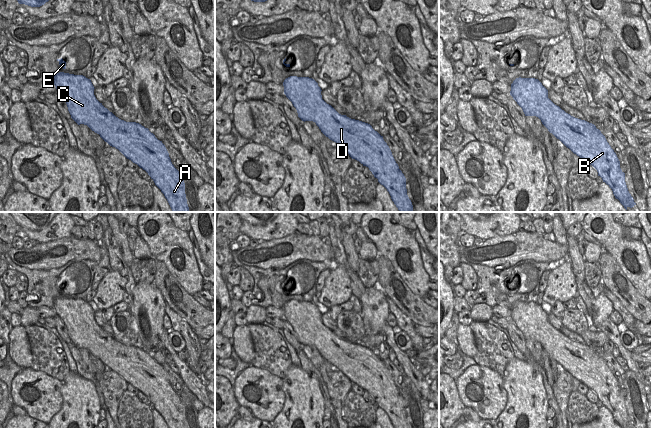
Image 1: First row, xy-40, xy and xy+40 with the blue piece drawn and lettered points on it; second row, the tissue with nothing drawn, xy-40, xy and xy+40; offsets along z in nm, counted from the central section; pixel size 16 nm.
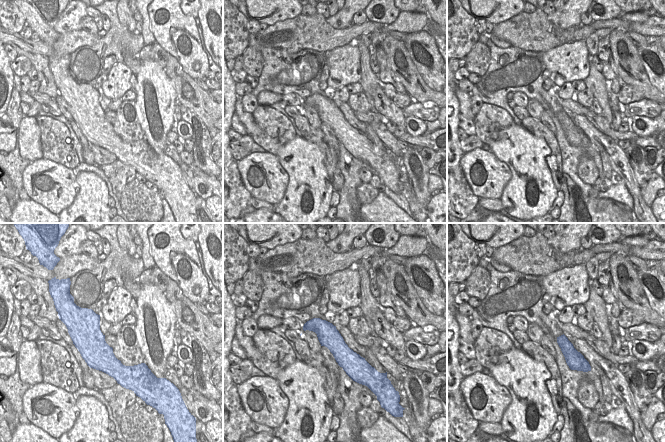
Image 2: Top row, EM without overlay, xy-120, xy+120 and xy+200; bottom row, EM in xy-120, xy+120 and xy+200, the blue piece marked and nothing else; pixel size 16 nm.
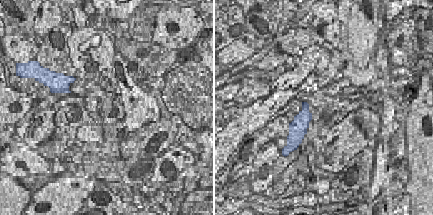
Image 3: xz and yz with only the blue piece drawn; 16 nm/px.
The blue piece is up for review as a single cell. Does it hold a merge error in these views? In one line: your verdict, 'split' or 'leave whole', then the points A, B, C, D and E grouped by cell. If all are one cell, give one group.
leave whole; A B C D E

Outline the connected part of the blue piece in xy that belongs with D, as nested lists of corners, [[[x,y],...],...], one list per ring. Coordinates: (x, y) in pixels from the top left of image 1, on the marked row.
[[[290,76],[283,86],[284,94],[302,121],[315,122],[326,137],[336,142],[352,159],[368,167],[387,189],[399,212],[413,212],[406,178],[383,136],[370,124],[339,114],[322,99],[322,90],[314,79]]]

